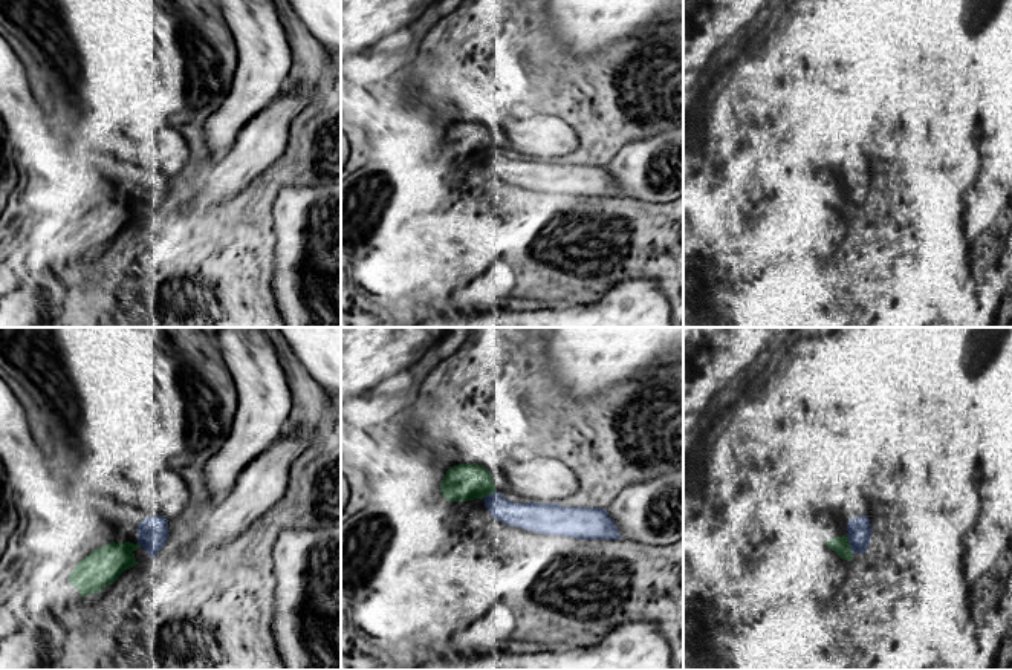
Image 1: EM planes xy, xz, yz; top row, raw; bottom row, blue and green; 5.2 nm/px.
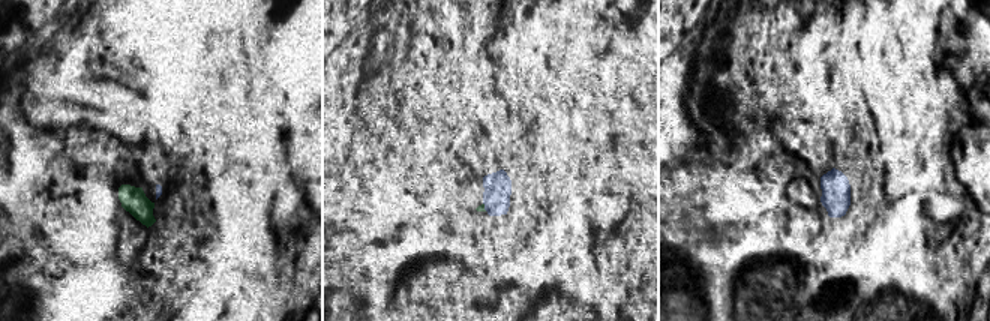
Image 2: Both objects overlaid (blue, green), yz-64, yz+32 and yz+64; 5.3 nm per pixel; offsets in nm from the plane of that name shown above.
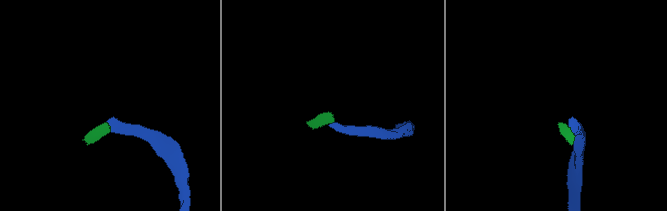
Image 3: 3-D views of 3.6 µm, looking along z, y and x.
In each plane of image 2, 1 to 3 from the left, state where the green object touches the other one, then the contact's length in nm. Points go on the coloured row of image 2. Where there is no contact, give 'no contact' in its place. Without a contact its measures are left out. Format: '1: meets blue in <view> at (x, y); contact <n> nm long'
1: no contact
2: meets blue in yz+32 at (485, 207); contact 50 nm long
3: no contact

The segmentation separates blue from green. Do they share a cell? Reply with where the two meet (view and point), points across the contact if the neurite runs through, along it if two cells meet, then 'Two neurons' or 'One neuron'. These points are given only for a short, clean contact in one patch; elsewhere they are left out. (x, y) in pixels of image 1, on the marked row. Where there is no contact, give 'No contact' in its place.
Touches blue at yz (850, 545). Two neurons

